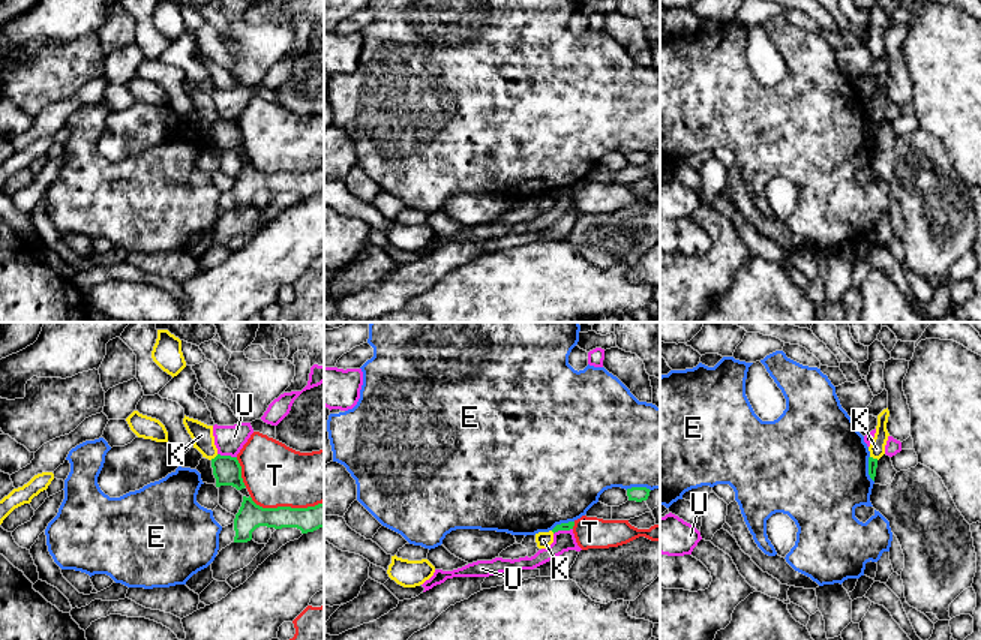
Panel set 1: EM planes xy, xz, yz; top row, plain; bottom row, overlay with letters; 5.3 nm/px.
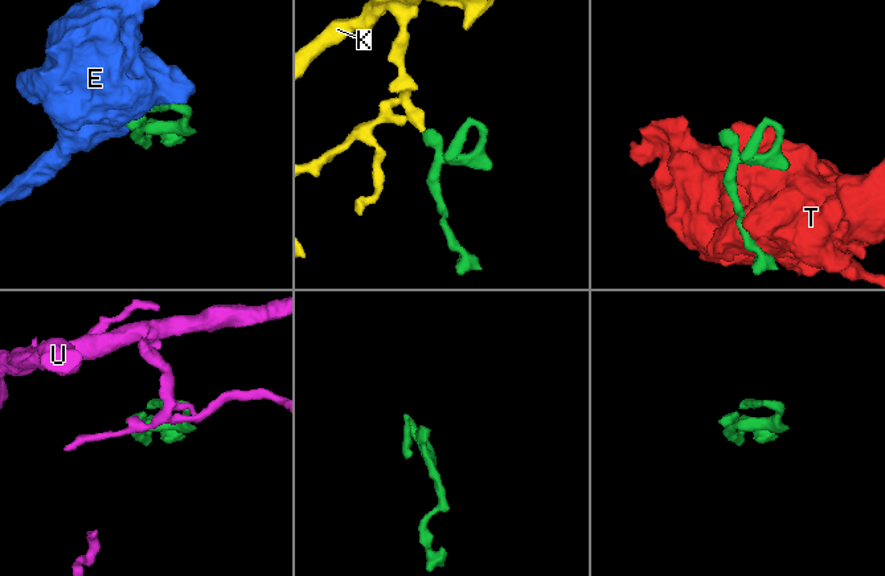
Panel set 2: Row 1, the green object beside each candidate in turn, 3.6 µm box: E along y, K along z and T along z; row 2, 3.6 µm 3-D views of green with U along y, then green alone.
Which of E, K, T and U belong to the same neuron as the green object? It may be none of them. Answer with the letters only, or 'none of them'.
none of them

